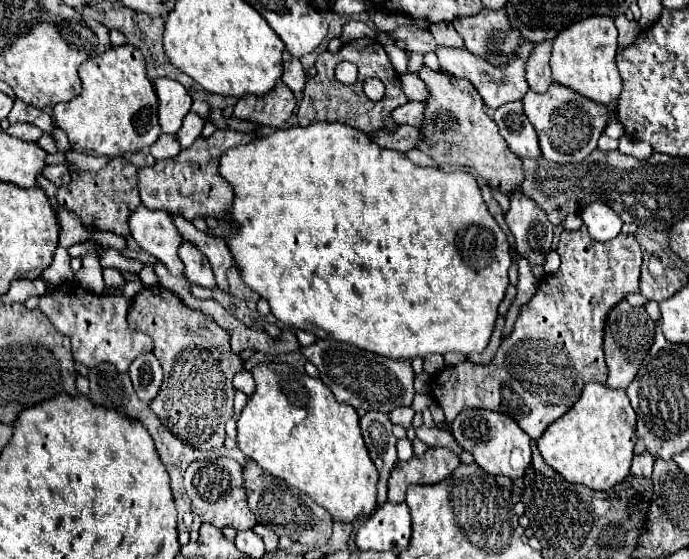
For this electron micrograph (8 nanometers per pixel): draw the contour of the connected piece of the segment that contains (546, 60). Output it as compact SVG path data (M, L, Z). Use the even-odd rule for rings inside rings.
M542 41L534 47L532 55L526 61L526 81L528 87L536 93L544 93L552 83L550 49L552 49L552 41Z

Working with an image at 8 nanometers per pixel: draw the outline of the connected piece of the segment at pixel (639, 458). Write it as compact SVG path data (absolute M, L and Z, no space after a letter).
M644 451L644 453L640 453L640 455L634 455L630 475L650 477L650 475L652 475L652 465L654 465L654 457L652 457L648 451Z

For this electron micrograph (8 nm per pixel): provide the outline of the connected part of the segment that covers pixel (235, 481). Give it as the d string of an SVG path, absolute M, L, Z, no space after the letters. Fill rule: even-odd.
M218 457L218 459L198 459L190 463L184 473L184 485L186 485L186 495L192 503L192 509L202 523L210 523L218 529L234 527L236 531L254 527L256 519L246 505L246 493L242 485L242 467L234 459Z

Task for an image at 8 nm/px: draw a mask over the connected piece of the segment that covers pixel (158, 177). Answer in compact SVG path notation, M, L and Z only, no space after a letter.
M218 129L208 139L204 137L196 139L192 147L180 151L176 157L156 161L156 165L152 167L138 169L138 189L140 189L142 203L148 209L162 209L162 211L180 215L186 221L192 221L194 217L206 217L206 215L220 219L234 199L232 185L226 183L224 177L218 173L220 155L232 145L250 143L252 139L256 139L252 133Z

